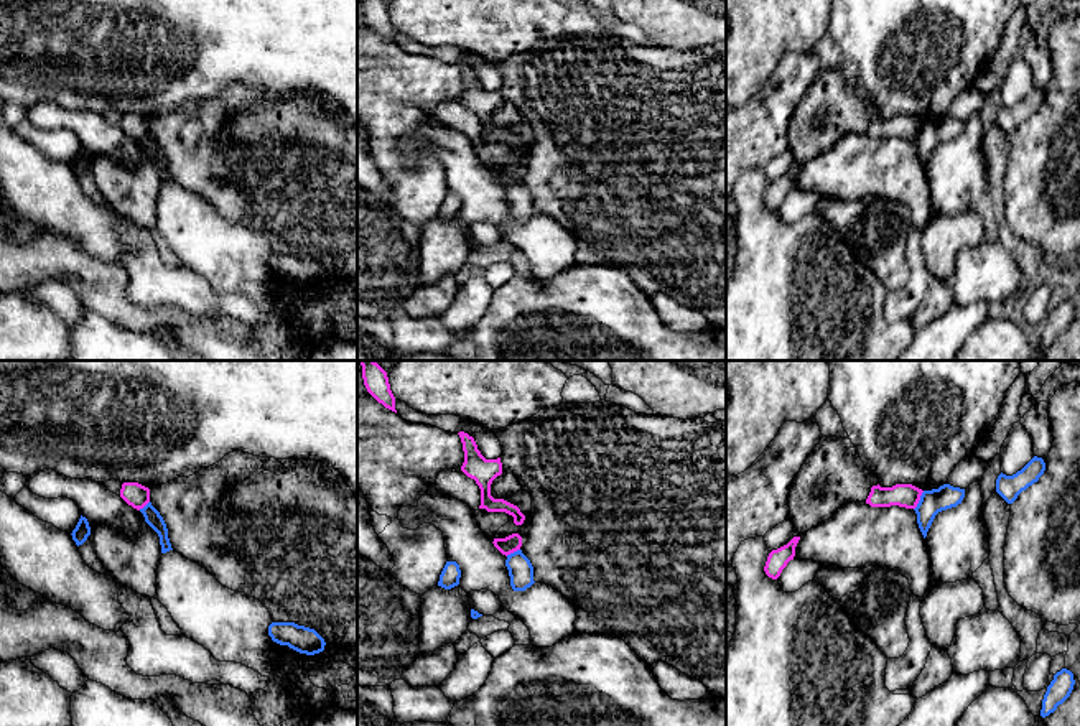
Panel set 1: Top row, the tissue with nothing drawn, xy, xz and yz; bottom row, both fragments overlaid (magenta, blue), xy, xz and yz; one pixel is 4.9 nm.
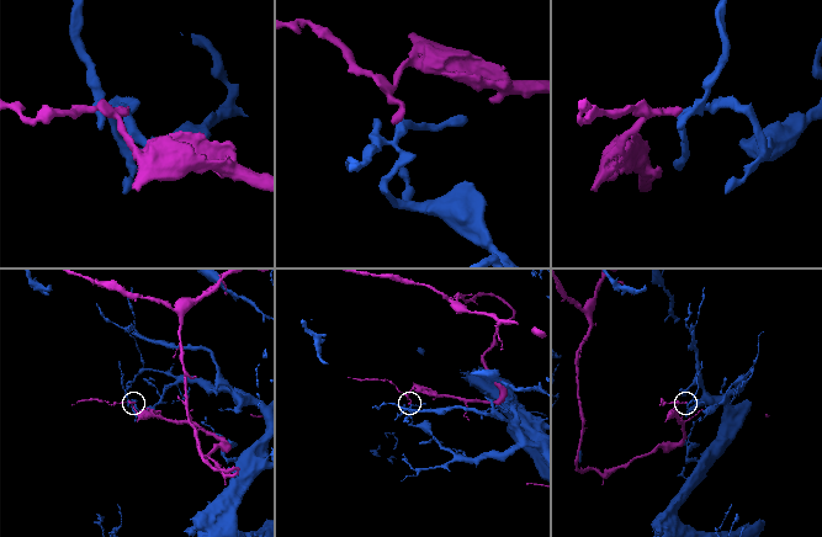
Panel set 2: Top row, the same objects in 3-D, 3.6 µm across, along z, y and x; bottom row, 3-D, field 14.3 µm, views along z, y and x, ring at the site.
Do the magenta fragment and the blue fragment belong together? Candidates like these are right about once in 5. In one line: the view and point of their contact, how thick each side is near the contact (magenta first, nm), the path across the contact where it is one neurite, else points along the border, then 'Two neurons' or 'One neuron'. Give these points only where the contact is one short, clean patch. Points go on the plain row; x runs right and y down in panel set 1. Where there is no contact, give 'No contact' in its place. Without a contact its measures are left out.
Touches magenta at yz (919, 130). Thickness 120 nm (magenta) against 120 nm. Two neurons

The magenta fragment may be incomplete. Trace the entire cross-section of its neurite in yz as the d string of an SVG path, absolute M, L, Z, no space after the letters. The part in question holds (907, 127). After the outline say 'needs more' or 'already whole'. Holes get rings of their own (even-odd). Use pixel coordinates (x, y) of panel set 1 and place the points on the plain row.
M878 115L871 119L866 135L869 135L871 138L899 137L905 140L915 140L922 123L922 120L912 115L896 115L892 119L881 119Z | already whole

